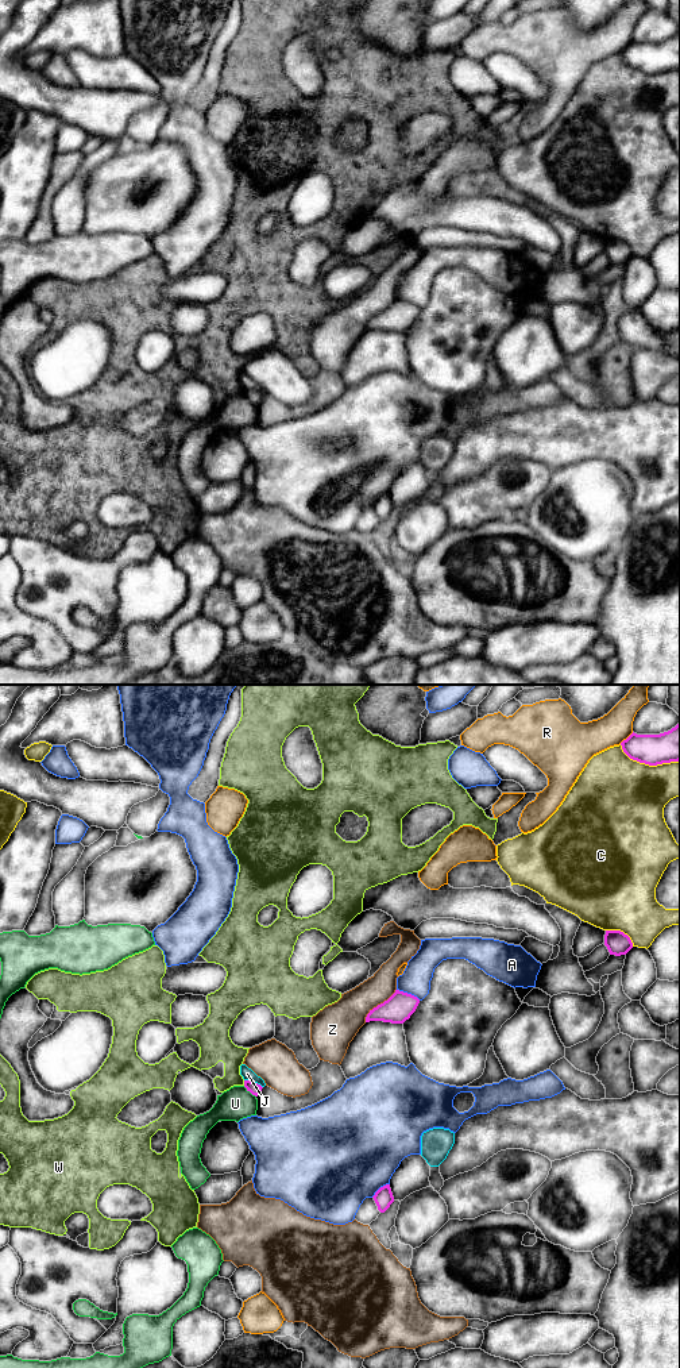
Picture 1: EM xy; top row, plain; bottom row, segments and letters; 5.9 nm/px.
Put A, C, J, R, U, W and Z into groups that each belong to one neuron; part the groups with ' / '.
A / C / J / R U / W / Z

